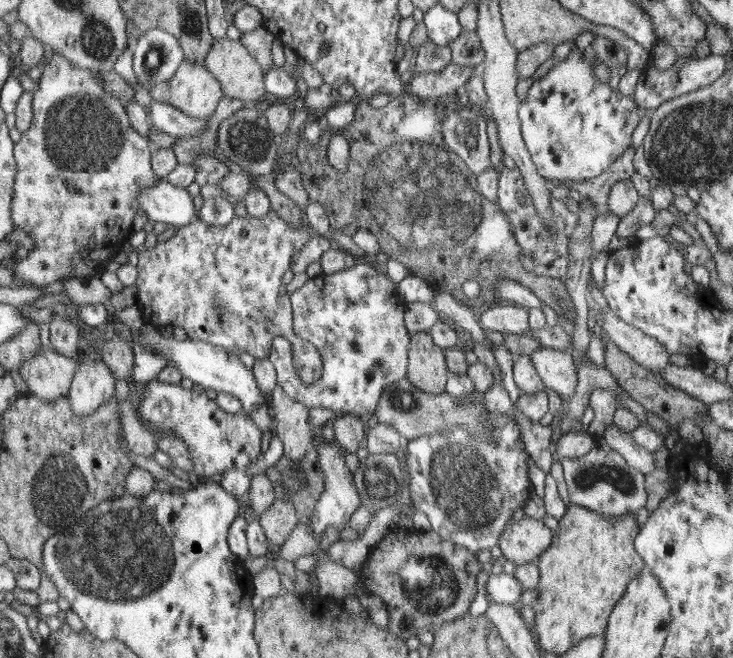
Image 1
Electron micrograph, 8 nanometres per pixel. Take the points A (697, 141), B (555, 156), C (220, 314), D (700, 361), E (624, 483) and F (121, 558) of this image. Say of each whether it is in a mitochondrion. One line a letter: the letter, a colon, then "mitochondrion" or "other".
A: mitochondrion
B: other
C: mitochondrion
D: other
E: mitochondrion
F: mitochondrion

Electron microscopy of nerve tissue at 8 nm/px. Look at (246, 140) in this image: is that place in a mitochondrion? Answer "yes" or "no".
yes

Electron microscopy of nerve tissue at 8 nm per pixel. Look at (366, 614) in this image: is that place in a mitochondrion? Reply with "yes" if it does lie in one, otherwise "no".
no

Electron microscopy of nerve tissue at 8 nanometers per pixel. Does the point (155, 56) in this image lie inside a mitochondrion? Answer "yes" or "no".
yes

